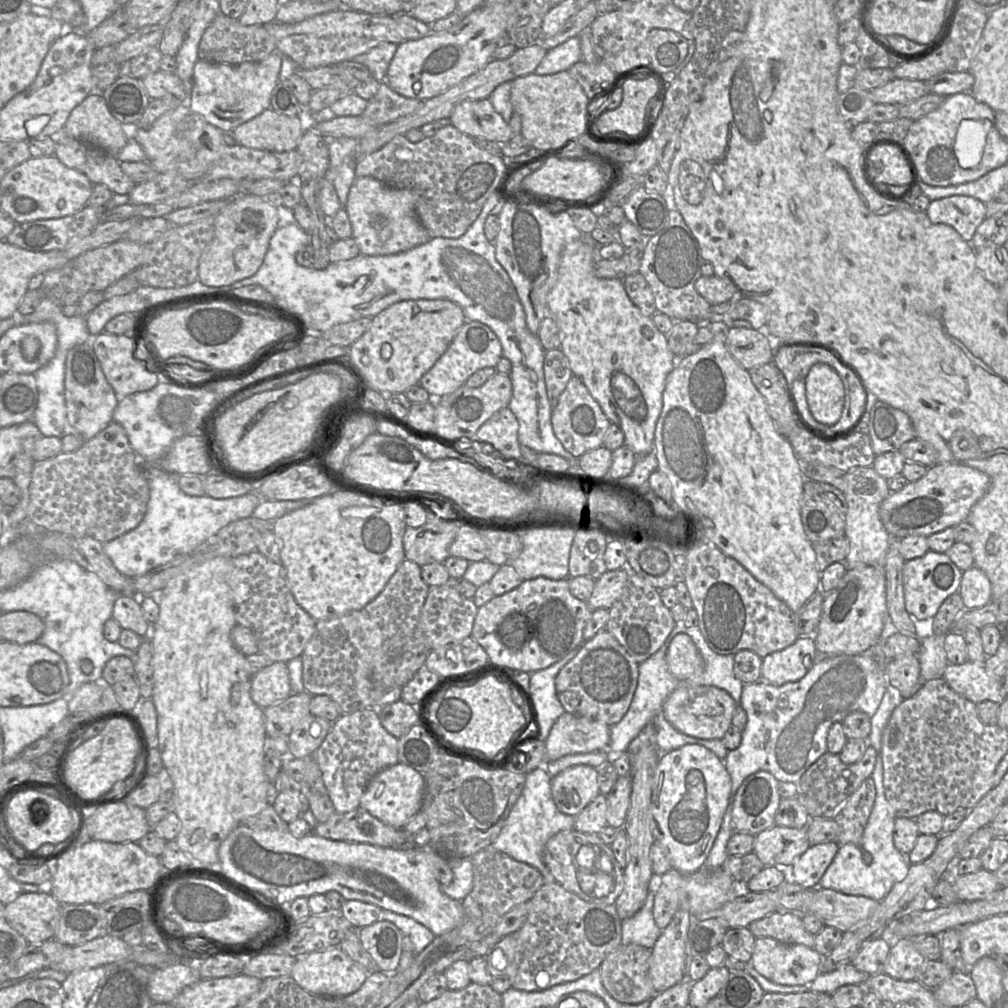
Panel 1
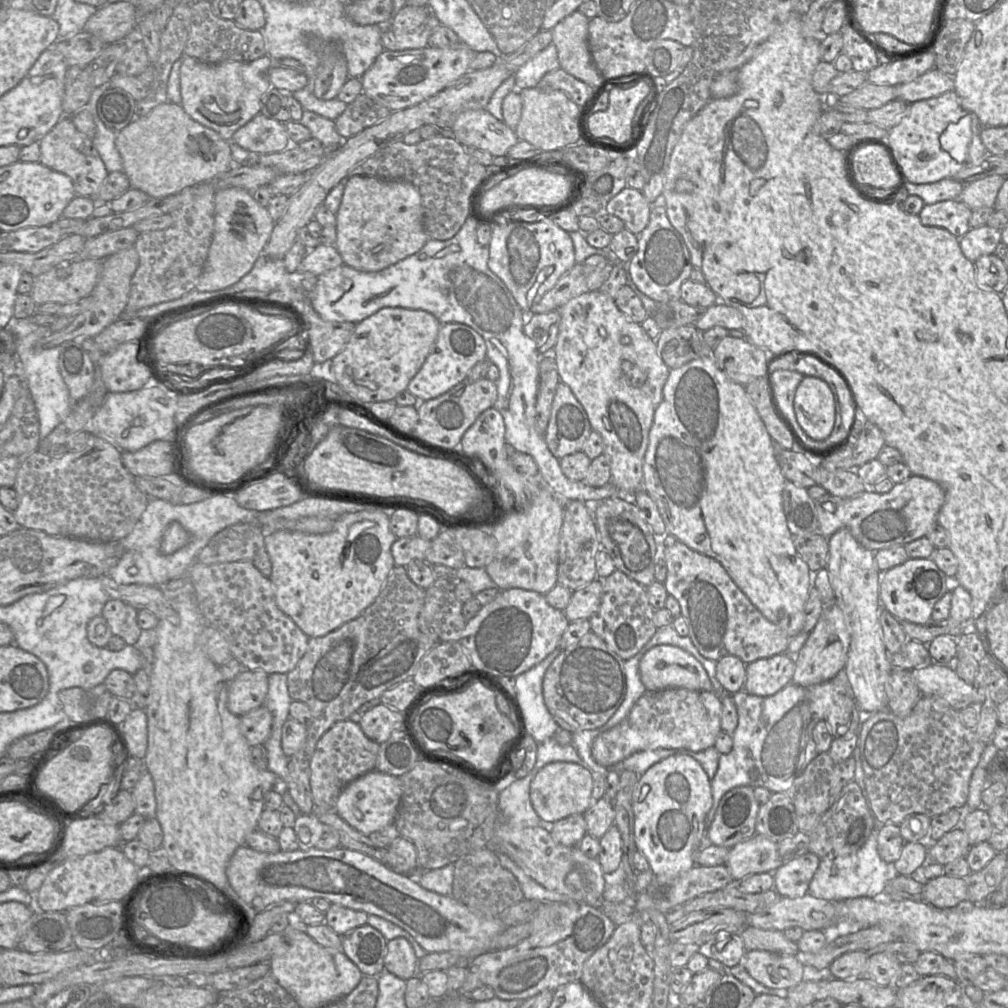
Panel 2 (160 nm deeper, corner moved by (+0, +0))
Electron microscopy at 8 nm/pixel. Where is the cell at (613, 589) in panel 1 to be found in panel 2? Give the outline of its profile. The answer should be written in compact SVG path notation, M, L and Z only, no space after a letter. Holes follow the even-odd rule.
M598 578L575 590L569 604L563 610L566 618L570 622L582 618L589 619L599 609L602 592L602 579Z

